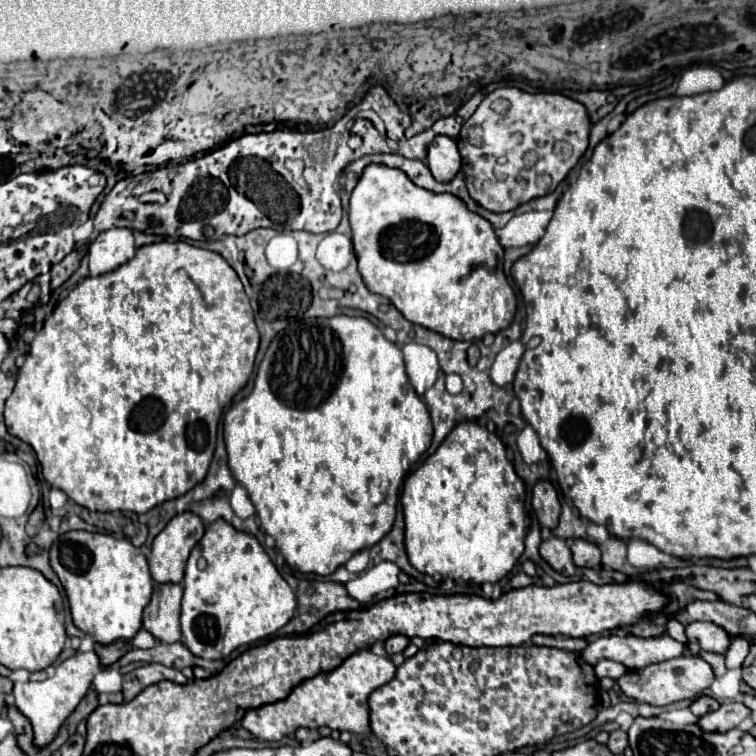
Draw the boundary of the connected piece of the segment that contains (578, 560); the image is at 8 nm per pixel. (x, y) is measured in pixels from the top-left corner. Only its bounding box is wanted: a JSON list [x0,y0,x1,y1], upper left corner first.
[571,539,601,569]

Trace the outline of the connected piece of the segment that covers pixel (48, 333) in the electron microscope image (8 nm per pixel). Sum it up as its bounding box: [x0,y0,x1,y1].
[5,241,259,513]

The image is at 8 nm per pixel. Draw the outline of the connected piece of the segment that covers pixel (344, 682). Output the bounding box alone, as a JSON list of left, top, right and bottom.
[241,649,397,741]

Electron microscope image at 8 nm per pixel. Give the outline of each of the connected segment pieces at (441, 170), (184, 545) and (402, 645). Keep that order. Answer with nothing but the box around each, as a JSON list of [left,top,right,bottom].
[[427,135,461,183],[151,513,205,583],[385,635,409,655]]

